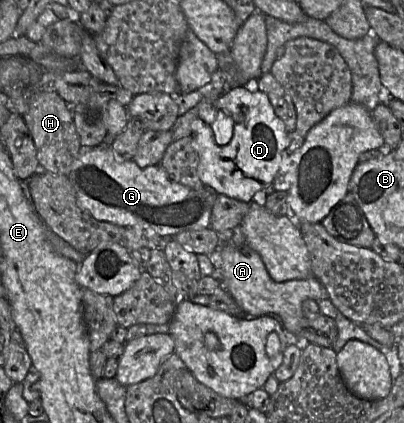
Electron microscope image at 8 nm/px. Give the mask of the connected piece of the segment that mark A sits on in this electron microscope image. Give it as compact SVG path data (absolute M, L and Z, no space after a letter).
M220 243L221 256L220 283L239 305L244 316L259 317L272 315L277 317L283 328L294 337L298 337L299 323L304 317L302 303L306 299L328 299L323 284L313 275L306 279L275 282L271 279L261 256L248 246L235 247L232 243Z

